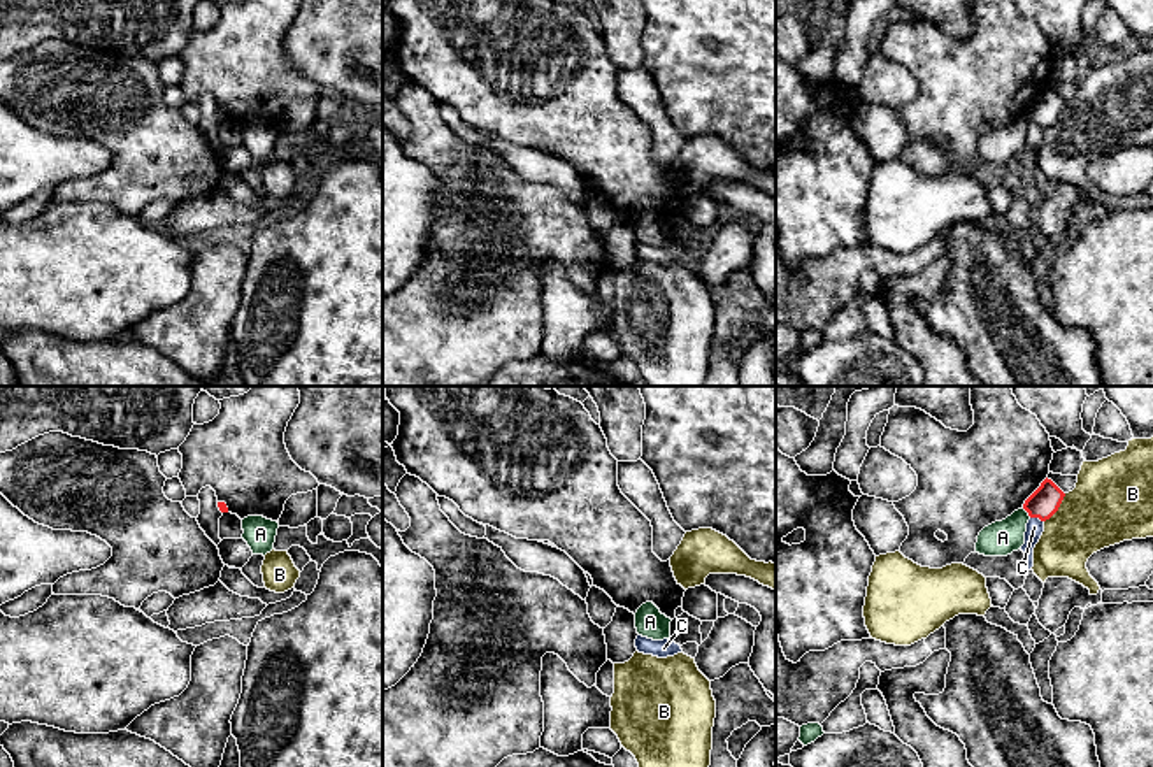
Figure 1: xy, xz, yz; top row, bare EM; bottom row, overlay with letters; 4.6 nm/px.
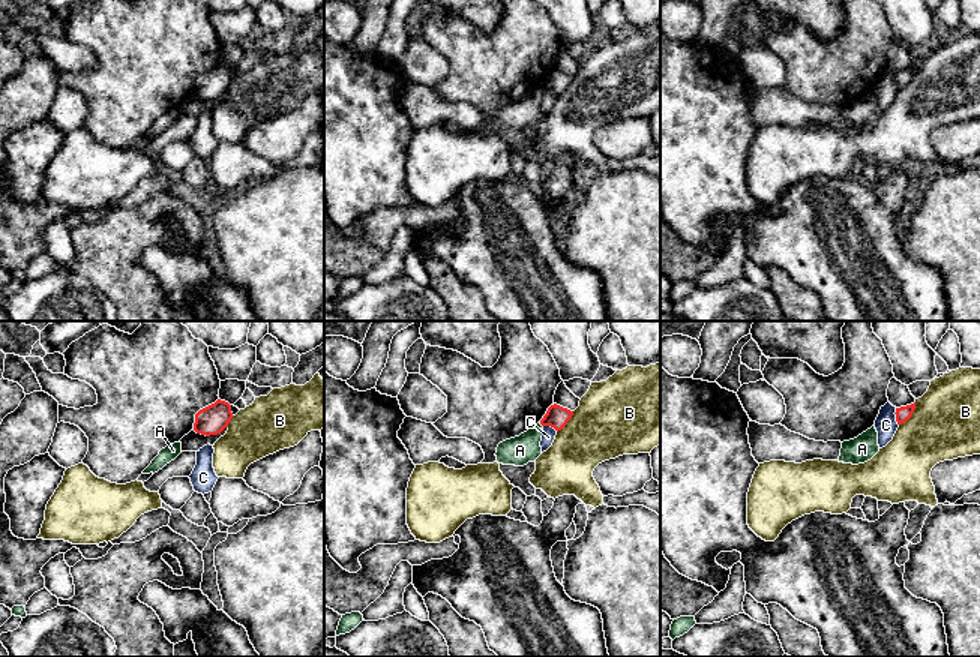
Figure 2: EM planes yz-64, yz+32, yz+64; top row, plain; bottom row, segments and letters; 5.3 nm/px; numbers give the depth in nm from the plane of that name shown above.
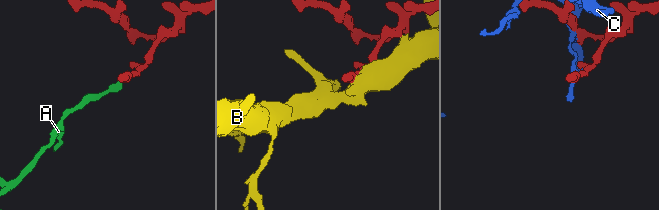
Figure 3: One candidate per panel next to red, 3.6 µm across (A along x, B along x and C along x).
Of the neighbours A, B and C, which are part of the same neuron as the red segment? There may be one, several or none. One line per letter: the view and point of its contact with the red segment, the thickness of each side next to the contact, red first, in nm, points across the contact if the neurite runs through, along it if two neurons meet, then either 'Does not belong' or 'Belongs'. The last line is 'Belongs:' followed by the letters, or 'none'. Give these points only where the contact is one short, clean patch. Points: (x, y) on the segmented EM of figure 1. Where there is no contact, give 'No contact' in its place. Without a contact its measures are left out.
A: Touches red at yz (1027, 511). Thickness 140 nm (red) against 160 nm. Boundary: yz (1022, 508), (1031, 516). Does not belong
B: Touches red at yz (1059, 506). Thickness 140 nm (red) against 360 nm. Does not belong
C: Touches red at yz (1038, 516). Thickness 140 nm (red) against 80 nm. Does not belong
Belongs: none

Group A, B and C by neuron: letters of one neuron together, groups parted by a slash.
A / B / C

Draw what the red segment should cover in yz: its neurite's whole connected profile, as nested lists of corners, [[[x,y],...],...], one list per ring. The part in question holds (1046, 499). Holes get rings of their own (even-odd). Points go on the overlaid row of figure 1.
[[[1046,477],[1041,486],[1025,500],[1023,509],[1030,518],[1046,521],[1058,511],[1063,497],[1065,493]]]

